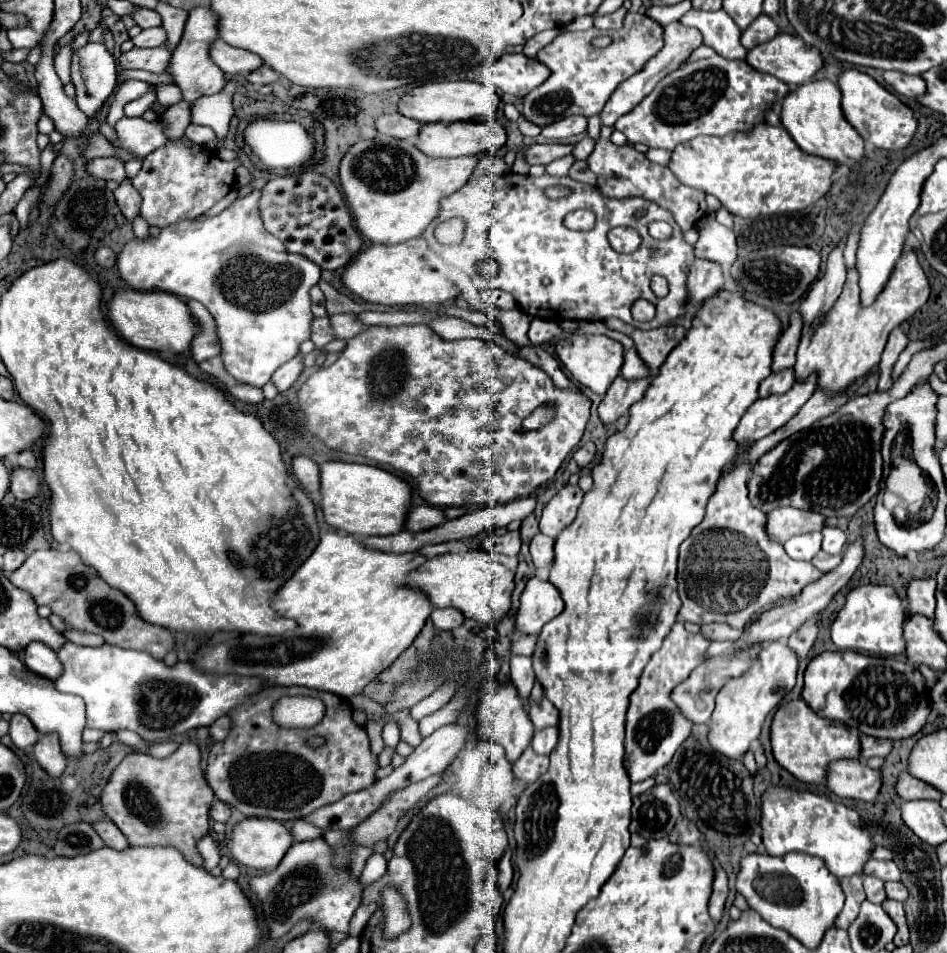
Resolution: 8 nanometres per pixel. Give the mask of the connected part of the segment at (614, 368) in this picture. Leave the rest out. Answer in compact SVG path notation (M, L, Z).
M567 336L565 340L557 342L557 356L571 372L573 380L591 388L597 394L605 394L613 380L619 376L623 354L625 354L623 344L609 336Z

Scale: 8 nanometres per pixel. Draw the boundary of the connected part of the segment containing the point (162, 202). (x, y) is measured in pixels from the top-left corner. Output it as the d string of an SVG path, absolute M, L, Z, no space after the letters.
M187 138L169 140L165 146L143 158L143 170L133 178L133 186L143 198L141 216L151 226L165 228L181 220L197 218L213 208L213 204L227 196L227 192L231 190L239 160L225 162L209 148L193 152L191 146L193 142L189 142Z

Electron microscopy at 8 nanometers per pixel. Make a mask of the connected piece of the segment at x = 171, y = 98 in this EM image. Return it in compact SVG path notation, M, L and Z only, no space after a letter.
M173 84L159 86L159 100L157 102L161 104L161 108L169 108L173 104L179 104L181 100L183 100L183 96L177 86L173 86Z

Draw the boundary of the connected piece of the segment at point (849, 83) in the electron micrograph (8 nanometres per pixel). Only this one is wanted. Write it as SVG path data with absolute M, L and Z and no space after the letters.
M845 70L839 76L839 88L843 92L843 114L847 122L861 134L865 142L871 142L879 150L905 150L917 130L917 120L913 116L913 110L903 104L895 94L887 92L881 84L877 84L871 76L859 72L859 70Z

